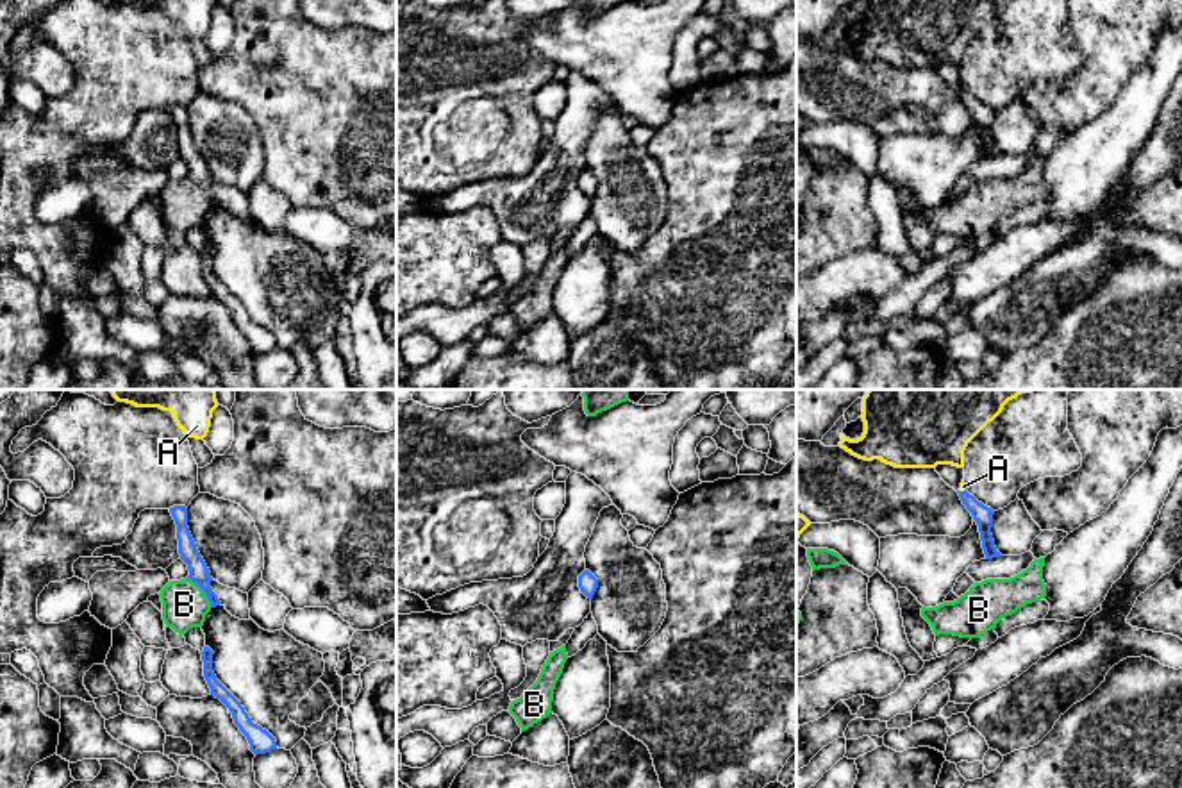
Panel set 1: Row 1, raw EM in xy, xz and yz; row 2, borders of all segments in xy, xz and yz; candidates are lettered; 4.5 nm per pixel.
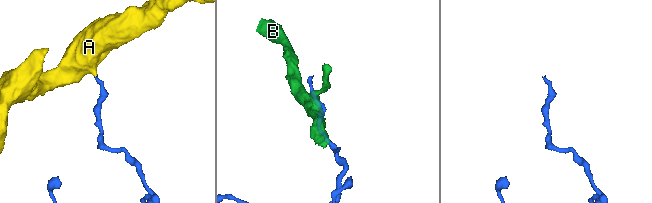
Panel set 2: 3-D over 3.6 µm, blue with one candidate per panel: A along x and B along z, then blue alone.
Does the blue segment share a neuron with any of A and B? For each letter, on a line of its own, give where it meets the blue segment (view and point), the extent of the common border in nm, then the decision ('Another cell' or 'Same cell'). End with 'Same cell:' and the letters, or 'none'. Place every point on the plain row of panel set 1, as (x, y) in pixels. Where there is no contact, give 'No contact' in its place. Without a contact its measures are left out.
A: Touches blue at yz (961, 92). Shared border 40 nm. Same cell
B: Touches blue at xy (204, 192). Shared border 180 nm. Another cell
Same cell: A

